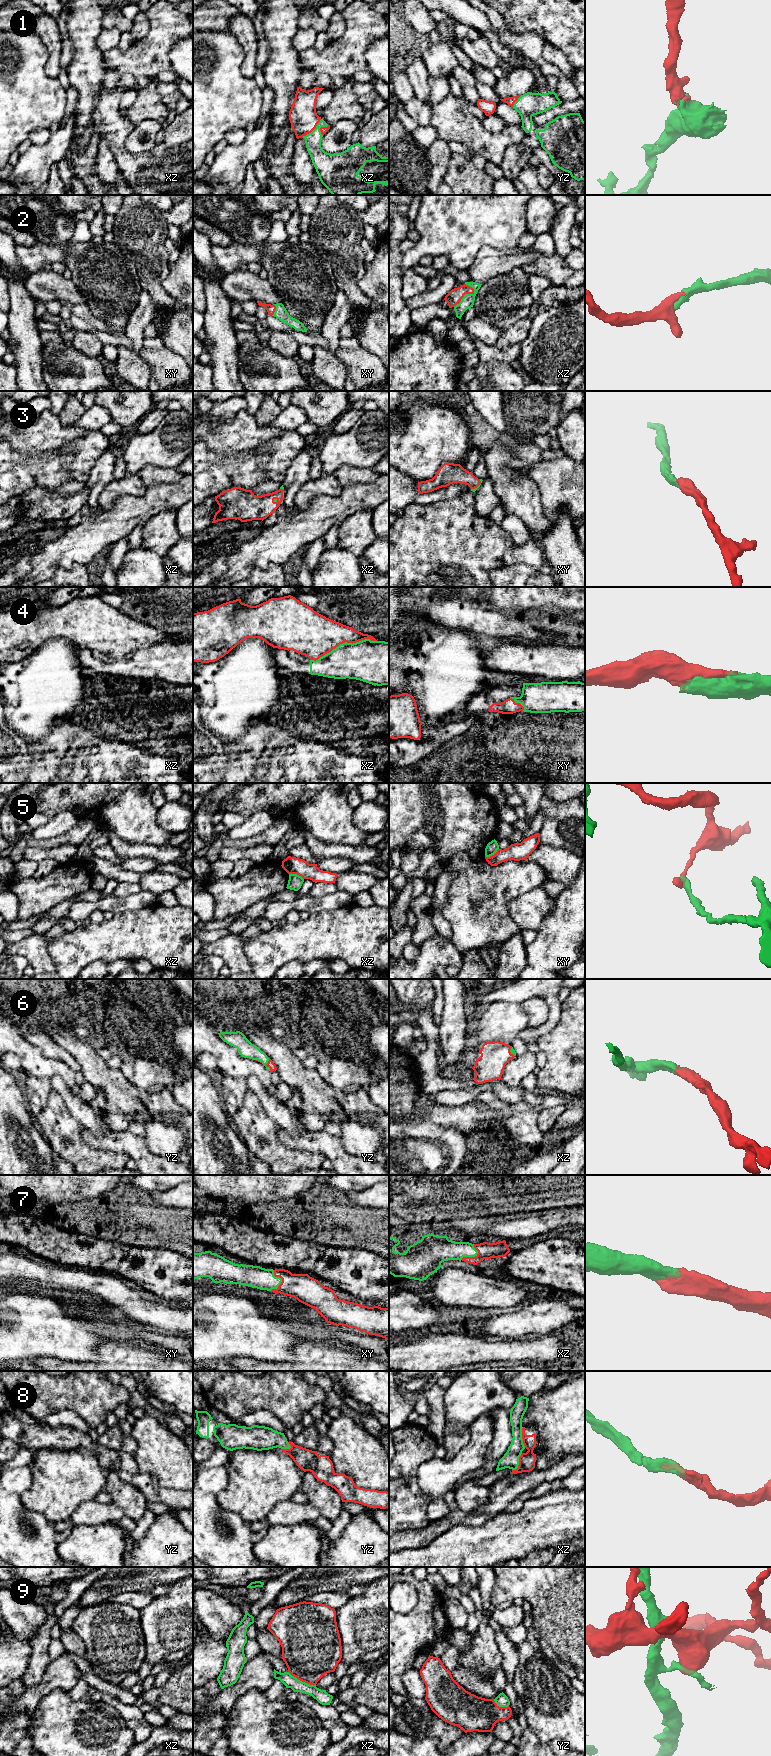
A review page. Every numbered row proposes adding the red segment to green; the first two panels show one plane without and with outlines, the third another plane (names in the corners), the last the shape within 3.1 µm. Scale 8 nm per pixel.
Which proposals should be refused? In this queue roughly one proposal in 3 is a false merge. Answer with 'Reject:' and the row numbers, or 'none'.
Reject: 5, 9

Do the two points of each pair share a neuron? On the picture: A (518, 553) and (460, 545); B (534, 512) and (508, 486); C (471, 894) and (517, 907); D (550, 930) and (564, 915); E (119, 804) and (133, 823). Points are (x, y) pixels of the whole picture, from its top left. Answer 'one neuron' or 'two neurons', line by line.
A: two neurons
B: one neuron
C: two neurons
D: one neuron
E: one neuron

